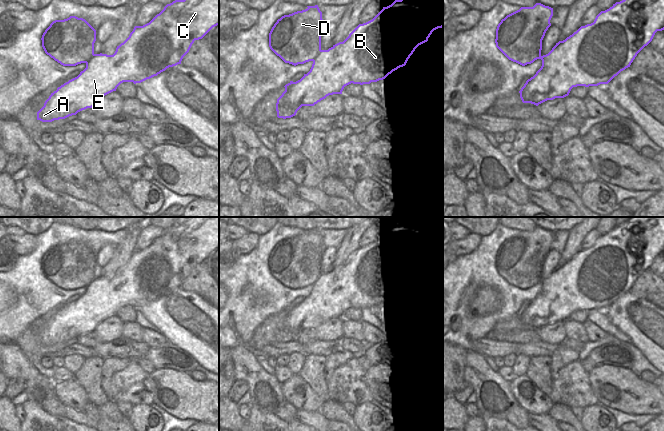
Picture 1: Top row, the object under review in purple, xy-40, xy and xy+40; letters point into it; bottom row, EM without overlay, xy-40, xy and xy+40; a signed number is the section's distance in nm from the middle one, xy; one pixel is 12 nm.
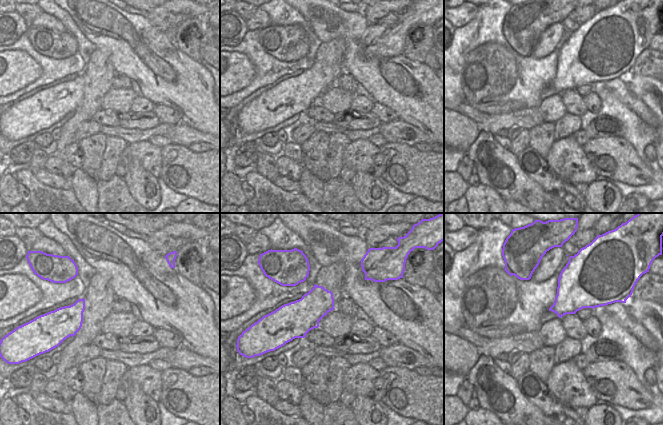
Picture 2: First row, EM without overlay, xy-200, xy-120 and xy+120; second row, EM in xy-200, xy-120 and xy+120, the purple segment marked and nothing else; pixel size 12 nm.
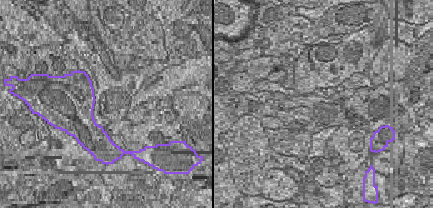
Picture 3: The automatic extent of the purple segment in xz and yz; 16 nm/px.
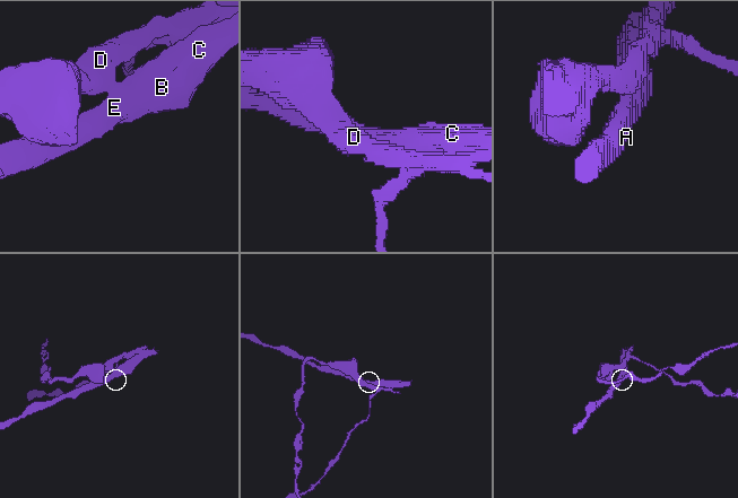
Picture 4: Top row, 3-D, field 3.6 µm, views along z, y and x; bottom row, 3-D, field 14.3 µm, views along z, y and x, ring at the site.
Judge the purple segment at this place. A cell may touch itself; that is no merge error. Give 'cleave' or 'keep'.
cleave

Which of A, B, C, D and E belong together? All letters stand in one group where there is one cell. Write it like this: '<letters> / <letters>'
A B C E / D

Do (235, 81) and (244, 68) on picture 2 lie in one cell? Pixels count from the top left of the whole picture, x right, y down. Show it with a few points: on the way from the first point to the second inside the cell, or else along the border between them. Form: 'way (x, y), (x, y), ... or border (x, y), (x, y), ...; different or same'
way (235, 78), (241, 71); same

